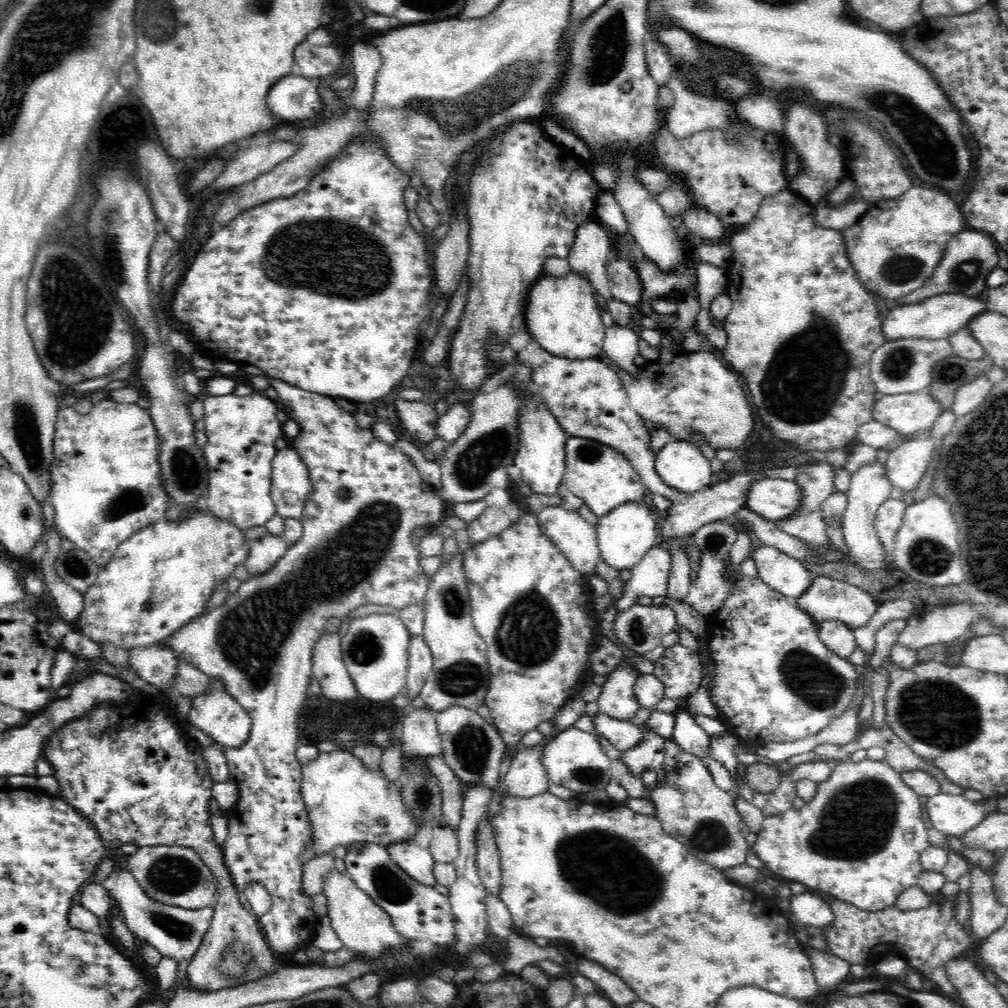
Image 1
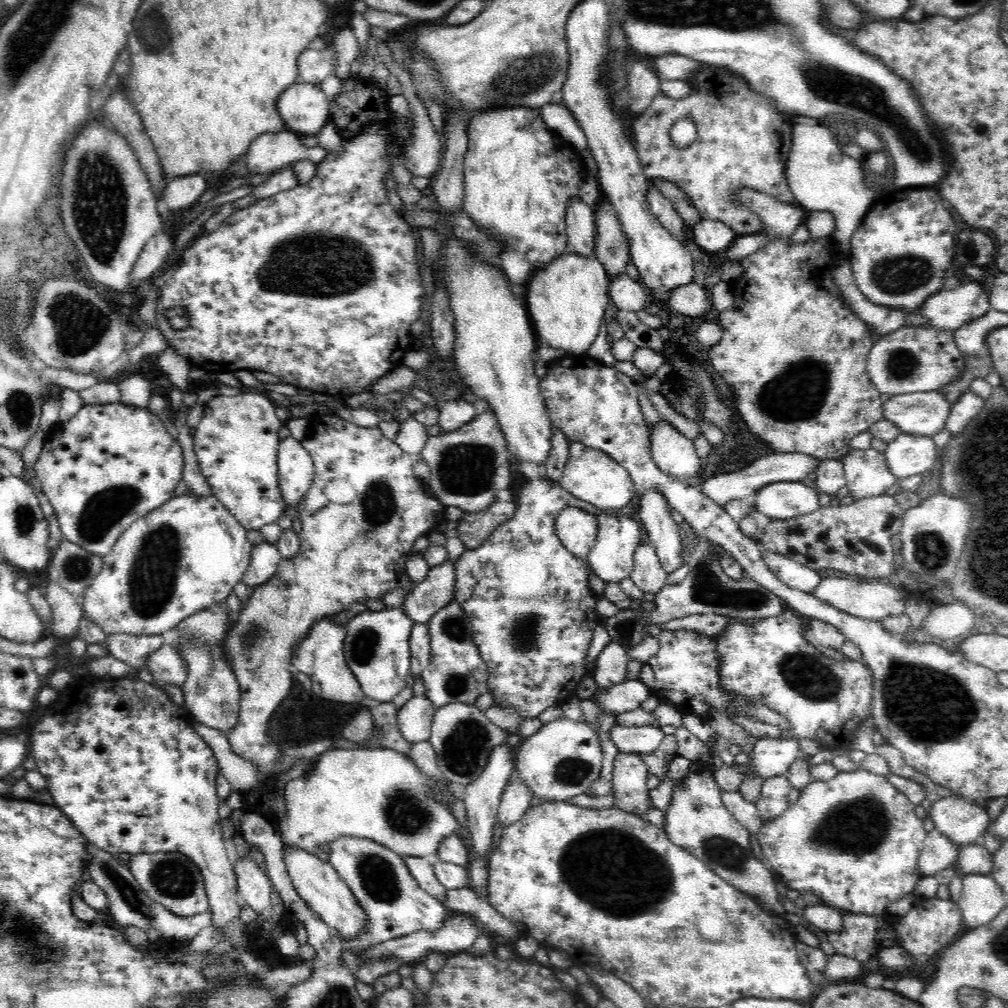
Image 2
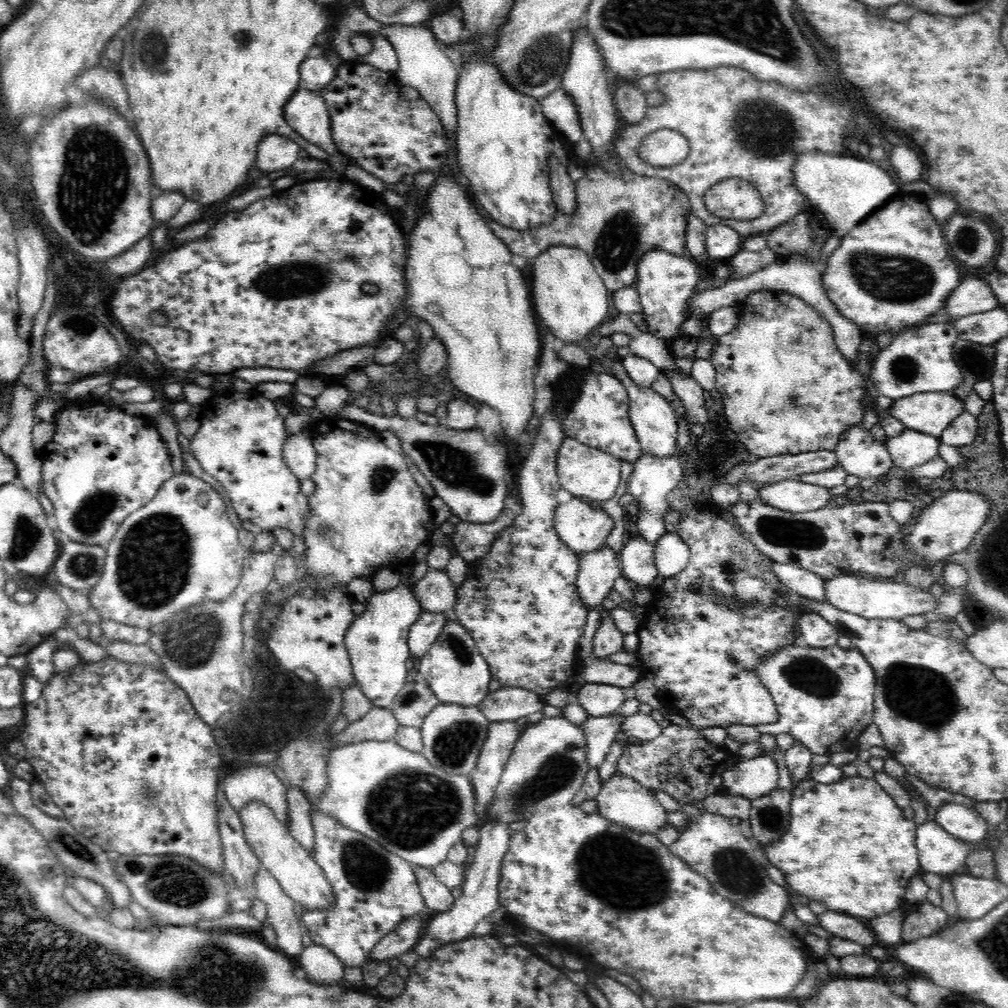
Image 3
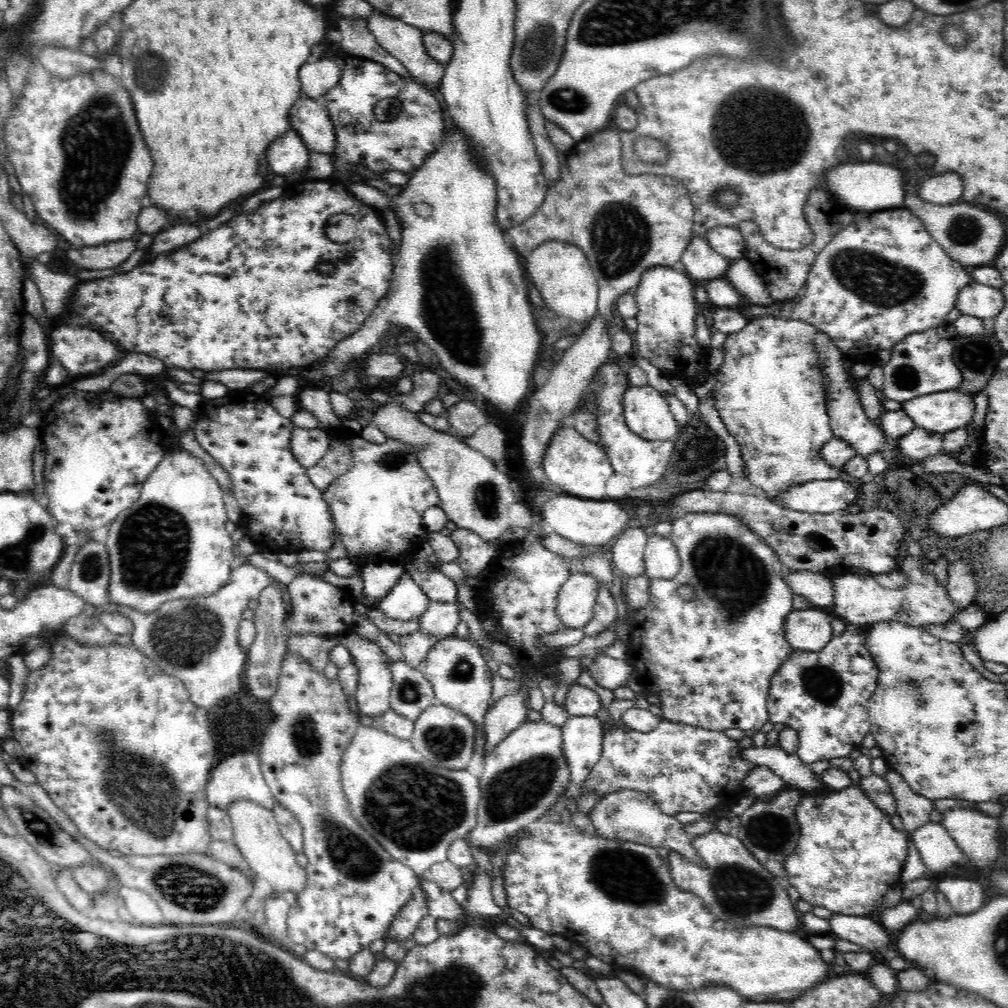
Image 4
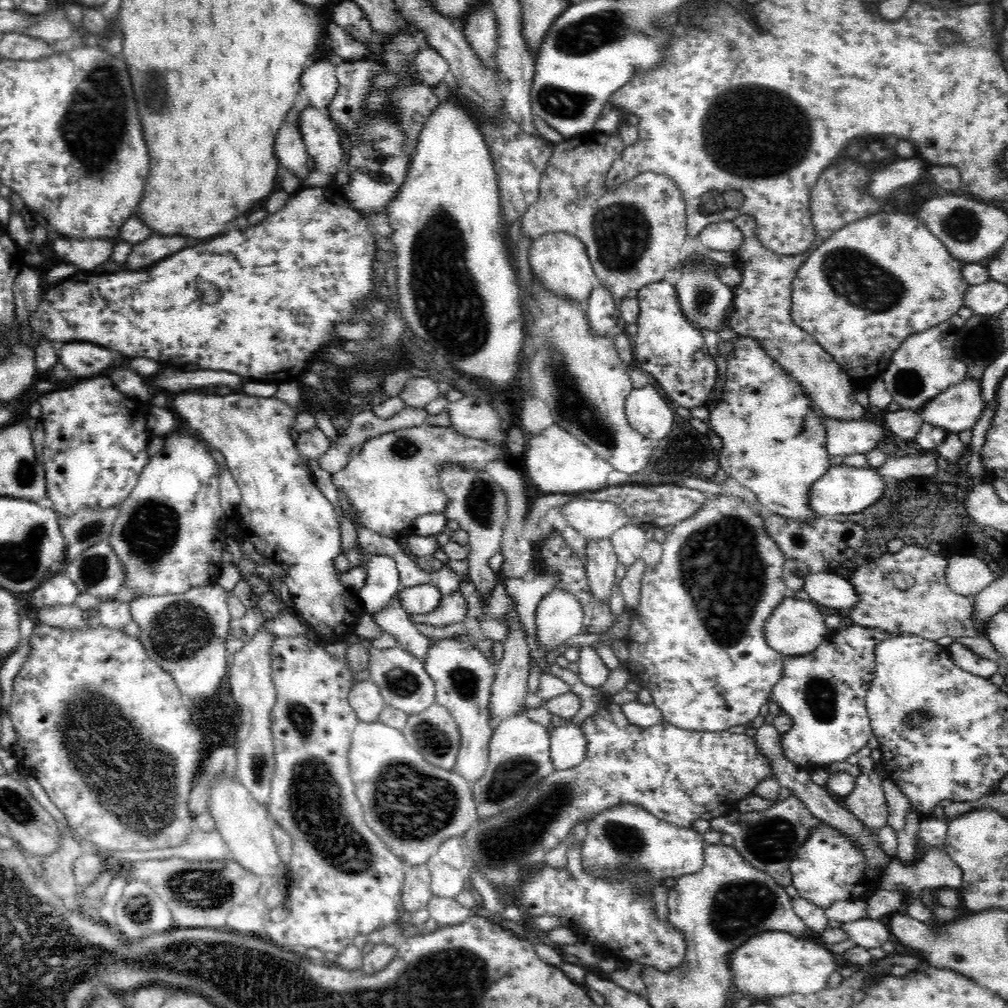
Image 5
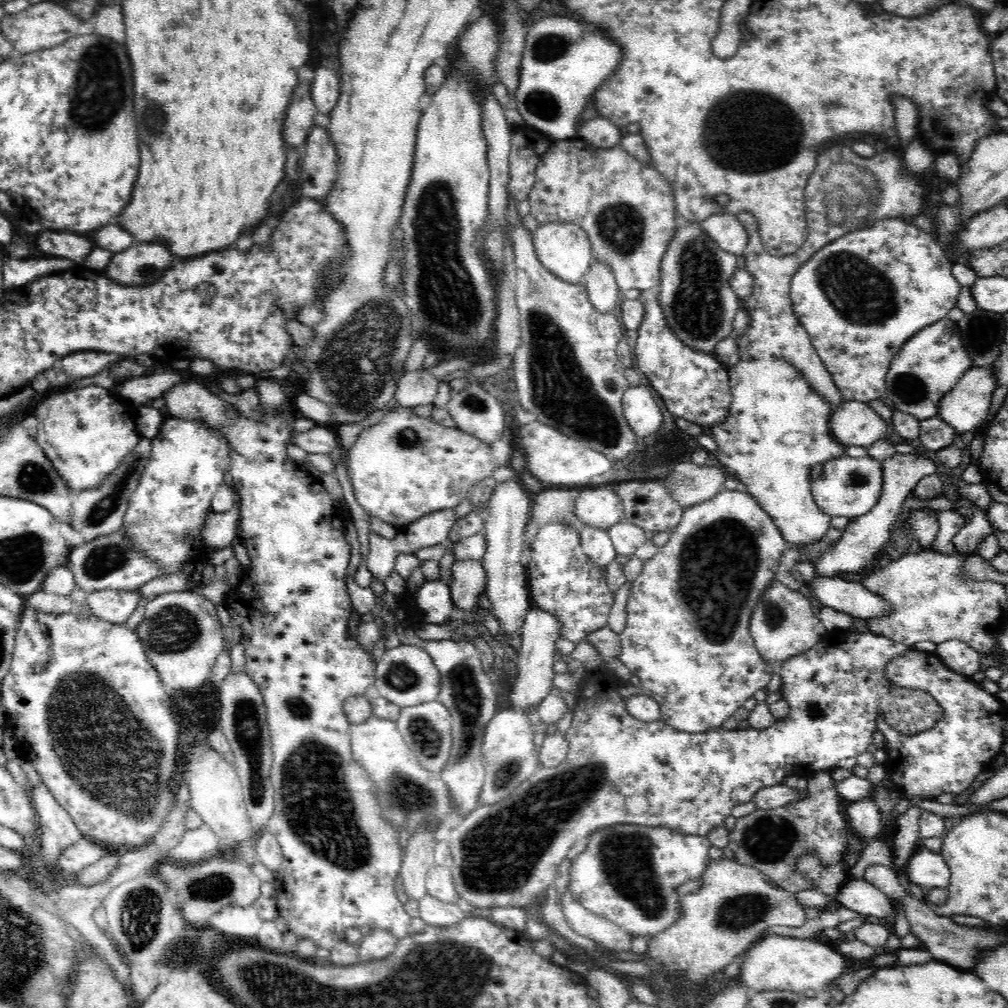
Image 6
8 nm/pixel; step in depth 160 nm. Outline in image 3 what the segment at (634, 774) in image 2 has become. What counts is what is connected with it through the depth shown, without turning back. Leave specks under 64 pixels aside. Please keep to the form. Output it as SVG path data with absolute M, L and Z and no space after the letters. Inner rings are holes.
M614 773L608 780L604 781L602 791L595 800L597 801L596 805L598 805L597 811L602 817L639 833L656 835L660 827L669 824L667 811L655 796L634 778L626 777L622 773Z

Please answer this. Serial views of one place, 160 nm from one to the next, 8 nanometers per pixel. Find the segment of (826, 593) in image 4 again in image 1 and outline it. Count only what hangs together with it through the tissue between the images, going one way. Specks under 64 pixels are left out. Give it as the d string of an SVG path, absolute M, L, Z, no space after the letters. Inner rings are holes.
M762 545L750 556L757 566L758 578L772 590L795 601L812 584L813 573L807 563L800 562L781 550Z

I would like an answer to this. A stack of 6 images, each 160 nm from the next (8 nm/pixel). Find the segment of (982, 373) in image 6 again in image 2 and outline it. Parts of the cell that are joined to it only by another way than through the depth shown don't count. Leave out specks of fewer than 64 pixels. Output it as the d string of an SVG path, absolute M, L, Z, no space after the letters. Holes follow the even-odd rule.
M938 391L892 395L883 404L883 418L895 424L904 434L932 436L945 427L953 403Z

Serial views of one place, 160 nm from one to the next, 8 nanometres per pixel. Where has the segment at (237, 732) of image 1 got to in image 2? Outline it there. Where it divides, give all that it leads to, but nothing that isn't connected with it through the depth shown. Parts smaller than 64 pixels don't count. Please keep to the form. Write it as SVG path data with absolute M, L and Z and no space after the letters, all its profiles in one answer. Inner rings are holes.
M206 608L176 626L182 633L177 648L188 664L188 679L177 692L178 697L196 722L224 733L239 724L241 700L240 684L222 651L223 638L232 623L230 613L218 614Z

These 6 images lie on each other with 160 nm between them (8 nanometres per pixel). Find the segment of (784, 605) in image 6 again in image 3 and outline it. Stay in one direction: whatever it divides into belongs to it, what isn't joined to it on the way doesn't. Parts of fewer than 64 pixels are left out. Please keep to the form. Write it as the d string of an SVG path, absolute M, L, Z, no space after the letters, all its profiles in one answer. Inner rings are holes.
M799 612L798 628L802 643L811 648L827 648L837 645L839 632L815 612Z

